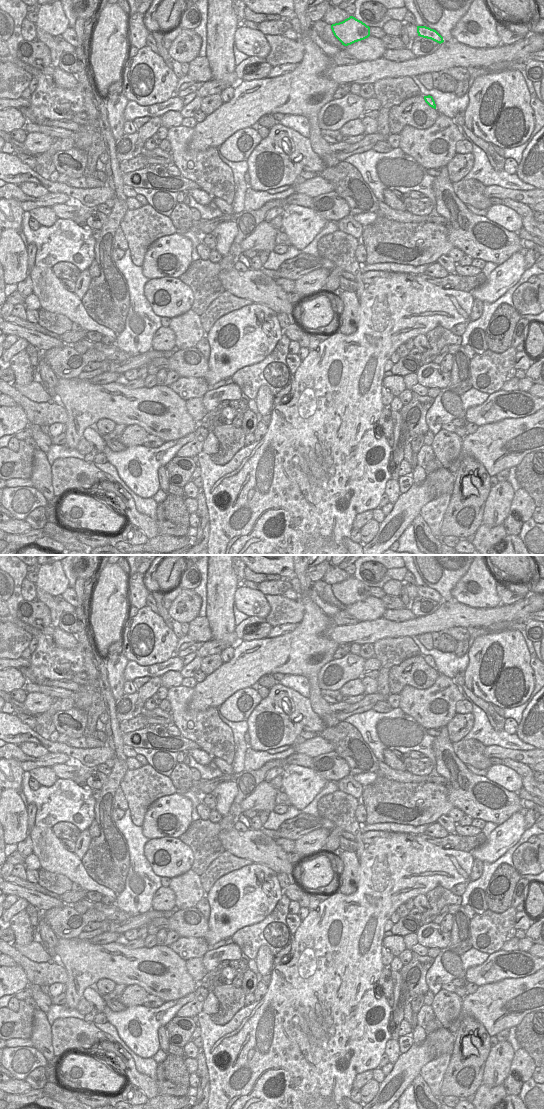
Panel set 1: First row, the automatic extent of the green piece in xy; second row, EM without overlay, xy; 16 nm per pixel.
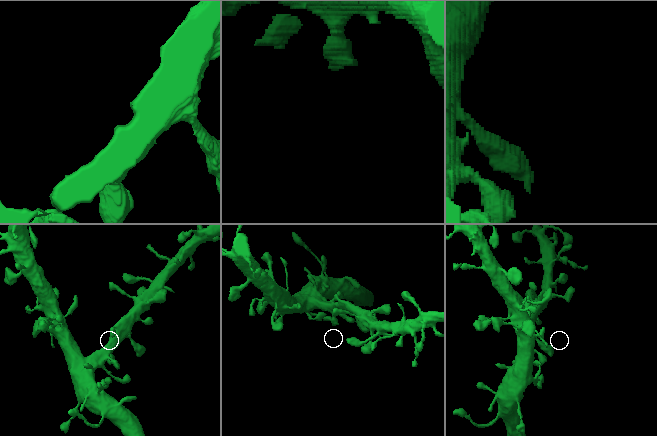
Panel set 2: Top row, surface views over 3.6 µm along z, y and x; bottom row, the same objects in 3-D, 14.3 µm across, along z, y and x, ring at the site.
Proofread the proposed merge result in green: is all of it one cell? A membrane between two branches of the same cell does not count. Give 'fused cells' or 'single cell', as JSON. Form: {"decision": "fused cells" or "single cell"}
{"decision": "single cell"}

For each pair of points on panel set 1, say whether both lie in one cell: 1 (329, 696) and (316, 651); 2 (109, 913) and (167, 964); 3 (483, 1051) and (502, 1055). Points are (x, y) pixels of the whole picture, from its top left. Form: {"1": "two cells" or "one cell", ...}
{"1": "two cells", "2": "two cells", "3": "two cells"}

